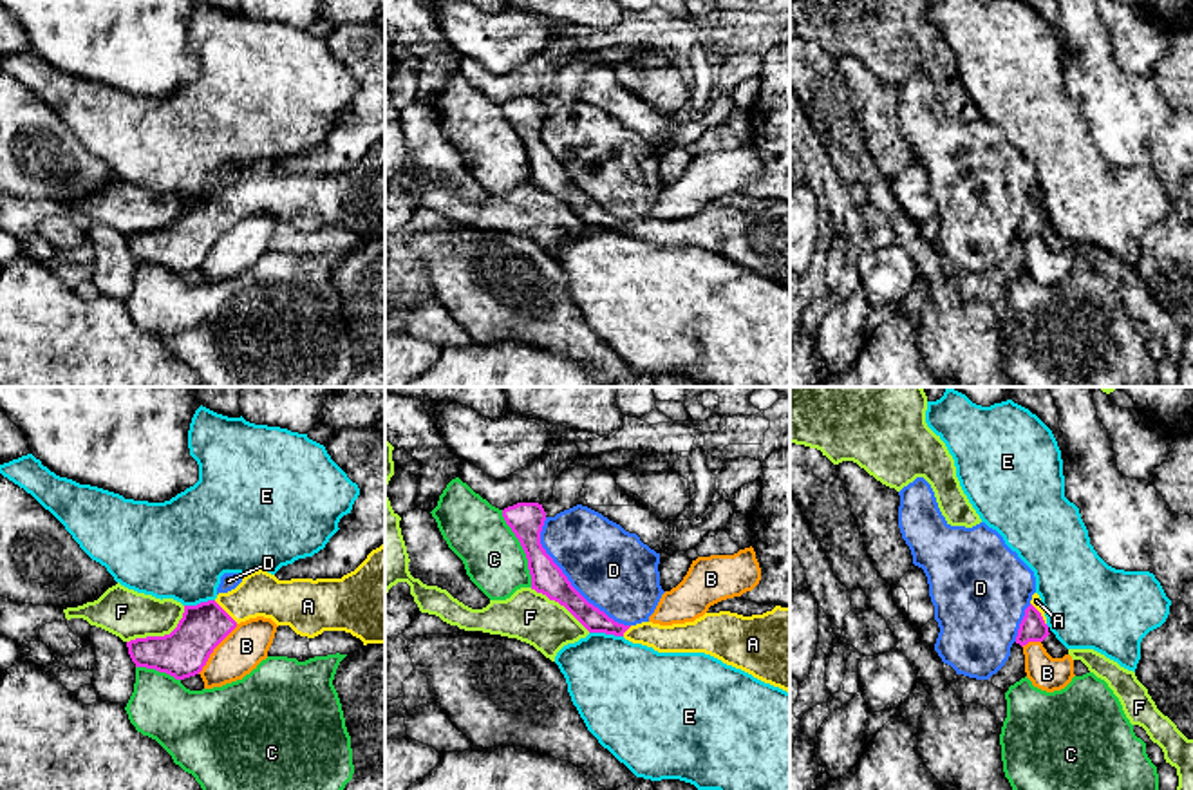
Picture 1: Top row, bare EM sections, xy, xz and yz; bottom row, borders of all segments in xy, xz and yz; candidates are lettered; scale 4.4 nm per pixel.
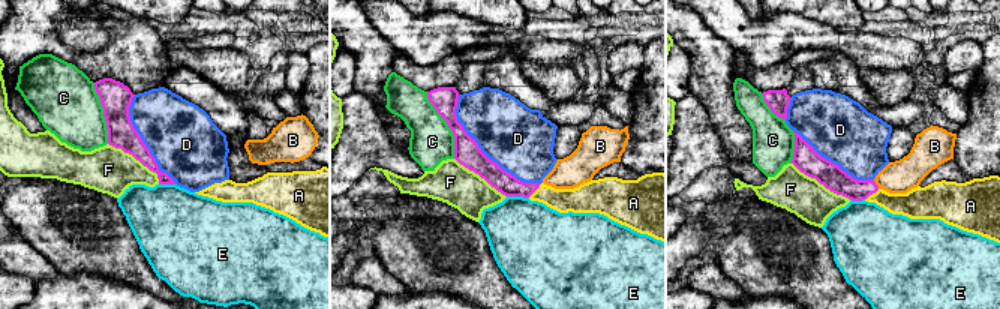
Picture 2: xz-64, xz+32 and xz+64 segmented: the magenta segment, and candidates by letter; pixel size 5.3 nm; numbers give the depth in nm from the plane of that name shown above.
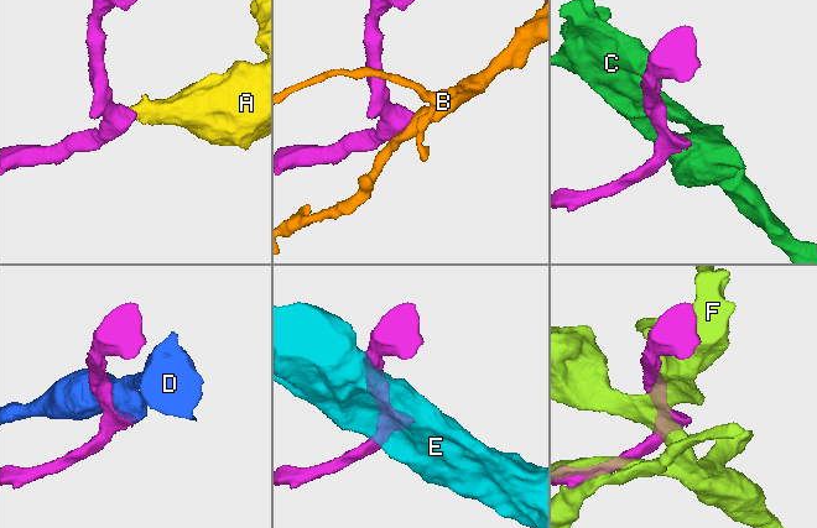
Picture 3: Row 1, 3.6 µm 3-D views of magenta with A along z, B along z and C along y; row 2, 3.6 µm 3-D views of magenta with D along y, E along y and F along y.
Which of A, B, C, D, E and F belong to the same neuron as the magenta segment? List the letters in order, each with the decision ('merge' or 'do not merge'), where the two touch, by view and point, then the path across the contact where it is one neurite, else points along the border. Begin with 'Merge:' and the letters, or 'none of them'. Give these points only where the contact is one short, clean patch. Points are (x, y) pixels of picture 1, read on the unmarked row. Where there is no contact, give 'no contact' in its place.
Merge: A
A: merge; contact xy (225, 206); way xy (185, 246), (225, 206), (261, 188)
B: do not merge; contact xy (214, 243); border xy (237, 219), (197, 268)
C: do not merge; contact xz (523, 143)
D: do not merge; contact xz (568, 176)
E: do not merge; contact xz (606, 228)
F: do not merge; contact xy (161, 232)

